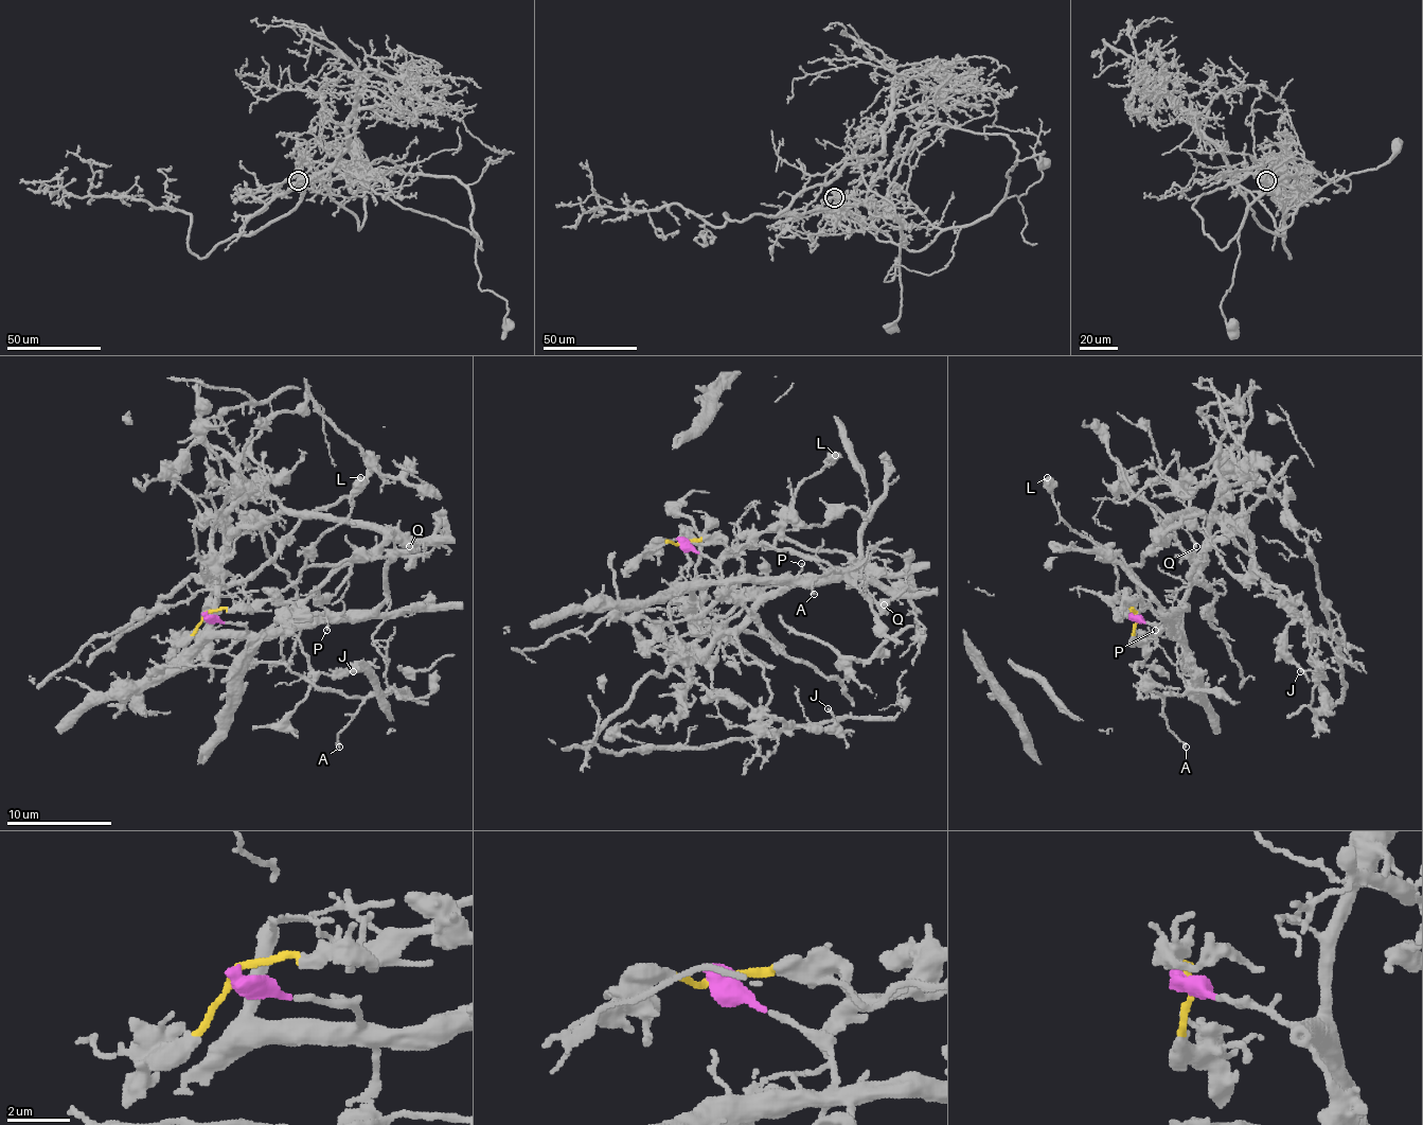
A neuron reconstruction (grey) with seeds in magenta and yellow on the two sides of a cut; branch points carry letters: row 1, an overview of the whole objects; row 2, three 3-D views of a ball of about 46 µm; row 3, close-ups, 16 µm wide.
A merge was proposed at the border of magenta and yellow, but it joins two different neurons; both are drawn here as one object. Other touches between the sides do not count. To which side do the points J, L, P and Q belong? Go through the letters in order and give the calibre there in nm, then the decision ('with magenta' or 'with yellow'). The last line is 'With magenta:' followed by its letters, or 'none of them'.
J: 160 nm thick; with yellow
L: 650 nm thick; with yellow
P: 140 nm thick; with magenta
Q: 130 nm thick; with yellow
With magenta: P

